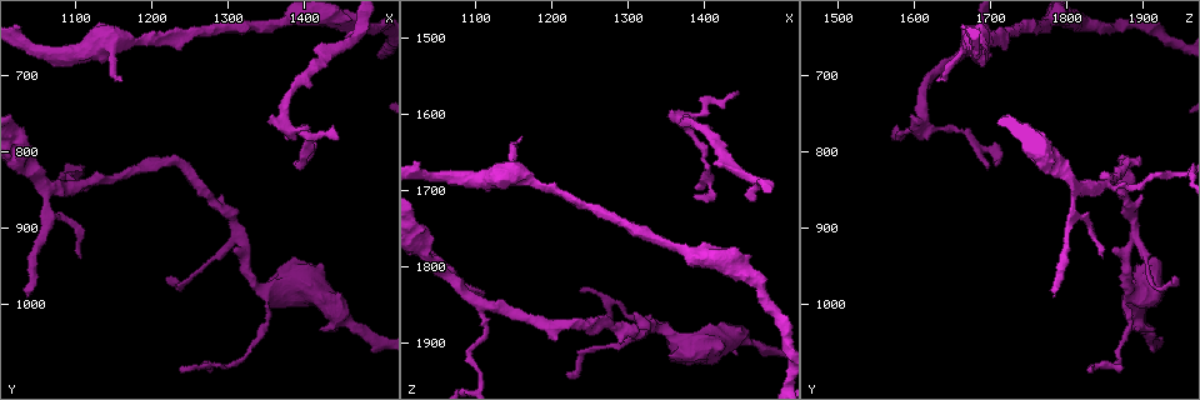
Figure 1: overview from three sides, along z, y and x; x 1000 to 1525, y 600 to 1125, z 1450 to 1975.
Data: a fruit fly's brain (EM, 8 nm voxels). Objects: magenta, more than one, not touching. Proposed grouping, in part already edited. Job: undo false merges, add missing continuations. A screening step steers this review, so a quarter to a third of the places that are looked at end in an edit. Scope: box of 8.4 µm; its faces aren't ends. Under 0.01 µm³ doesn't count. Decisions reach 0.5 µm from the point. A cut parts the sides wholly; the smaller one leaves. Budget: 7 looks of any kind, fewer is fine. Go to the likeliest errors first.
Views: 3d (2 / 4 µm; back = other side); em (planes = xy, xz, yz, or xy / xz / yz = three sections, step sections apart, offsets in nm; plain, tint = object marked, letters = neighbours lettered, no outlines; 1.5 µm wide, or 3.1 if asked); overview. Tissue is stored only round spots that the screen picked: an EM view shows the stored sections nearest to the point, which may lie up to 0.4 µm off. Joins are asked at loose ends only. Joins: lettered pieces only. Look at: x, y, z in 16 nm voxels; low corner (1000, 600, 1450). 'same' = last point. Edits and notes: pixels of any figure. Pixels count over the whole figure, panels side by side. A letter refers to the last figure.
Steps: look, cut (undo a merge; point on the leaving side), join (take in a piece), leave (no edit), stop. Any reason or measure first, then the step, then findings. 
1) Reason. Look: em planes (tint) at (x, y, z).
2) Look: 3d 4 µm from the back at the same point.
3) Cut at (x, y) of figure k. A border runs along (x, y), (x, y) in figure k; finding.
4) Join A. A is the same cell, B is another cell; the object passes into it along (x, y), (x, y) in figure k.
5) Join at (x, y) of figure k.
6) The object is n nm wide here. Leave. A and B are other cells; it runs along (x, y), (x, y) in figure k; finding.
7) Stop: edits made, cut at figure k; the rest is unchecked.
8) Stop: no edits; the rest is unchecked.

Three arms meet. Look: em planes (letters) at (1115, 840, 1850).

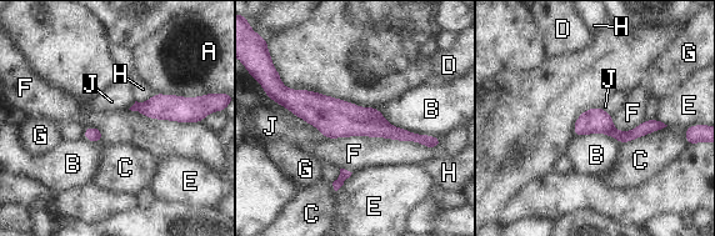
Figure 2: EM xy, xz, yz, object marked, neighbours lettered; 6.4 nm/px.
The longest contact is with F, 750 nm. Leave. A, B, C, D, E, F, G, H and J are other cells; a border runs along (376, 109), (395, 126), (440, 137) in figure 2; all the same cell.

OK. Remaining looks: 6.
An open end. Look: em xz step 4 (letters) at (1035, 990, 1785).

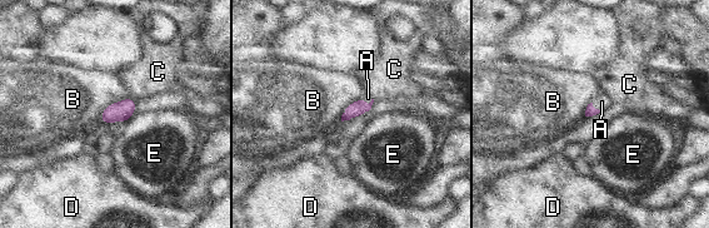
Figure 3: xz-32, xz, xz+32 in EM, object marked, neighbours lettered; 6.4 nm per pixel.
The longest contact is with B, 260 nm. Join A. A is the same cell, B, C, D and E are other cells; it goes on there.

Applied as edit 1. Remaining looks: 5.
See it whole again. Look: overview.

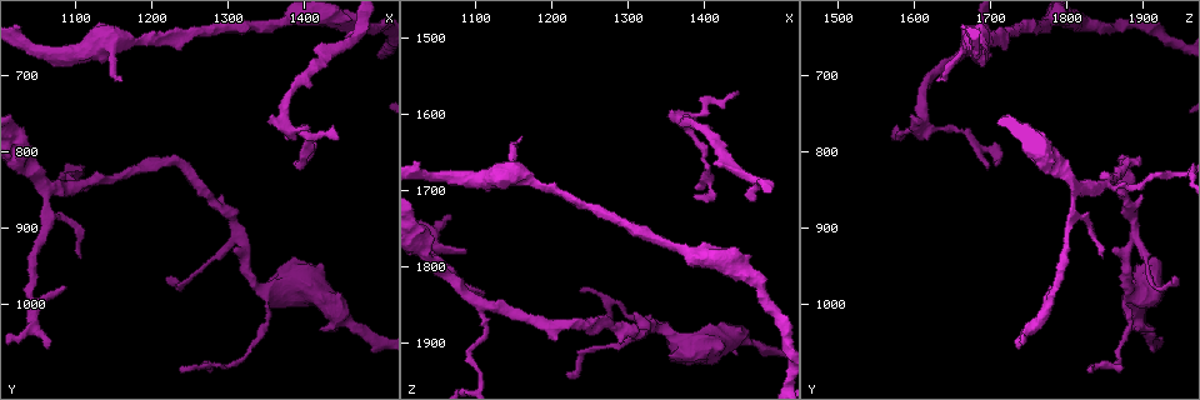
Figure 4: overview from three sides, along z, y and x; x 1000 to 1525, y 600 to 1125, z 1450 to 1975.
Tapers out. Look: em xz step 4 (plain) at (1235, 1090, 1830).

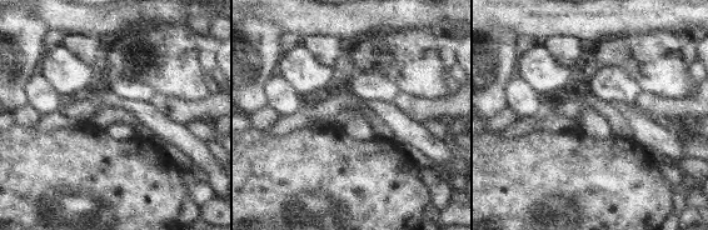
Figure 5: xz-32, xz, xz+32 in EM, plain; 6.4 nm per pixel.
Look: em xz step 4 (letters) at the same point.

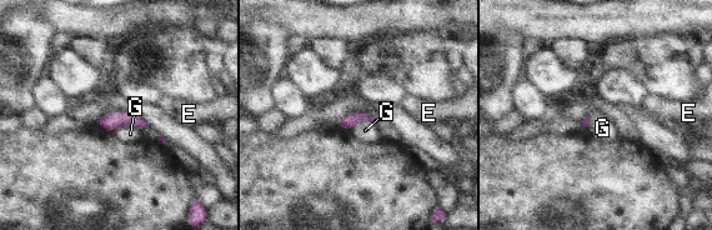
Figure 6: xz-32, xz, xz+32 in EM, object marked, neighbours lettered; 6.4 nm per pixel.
Leave. E and G are other cells; a border runs along (376, 123), (360, 120), (350, 130) in figure 6; none of them fits.

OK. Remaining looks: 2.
Stop: edits made, join at figure 3; the rest is unchecked.

